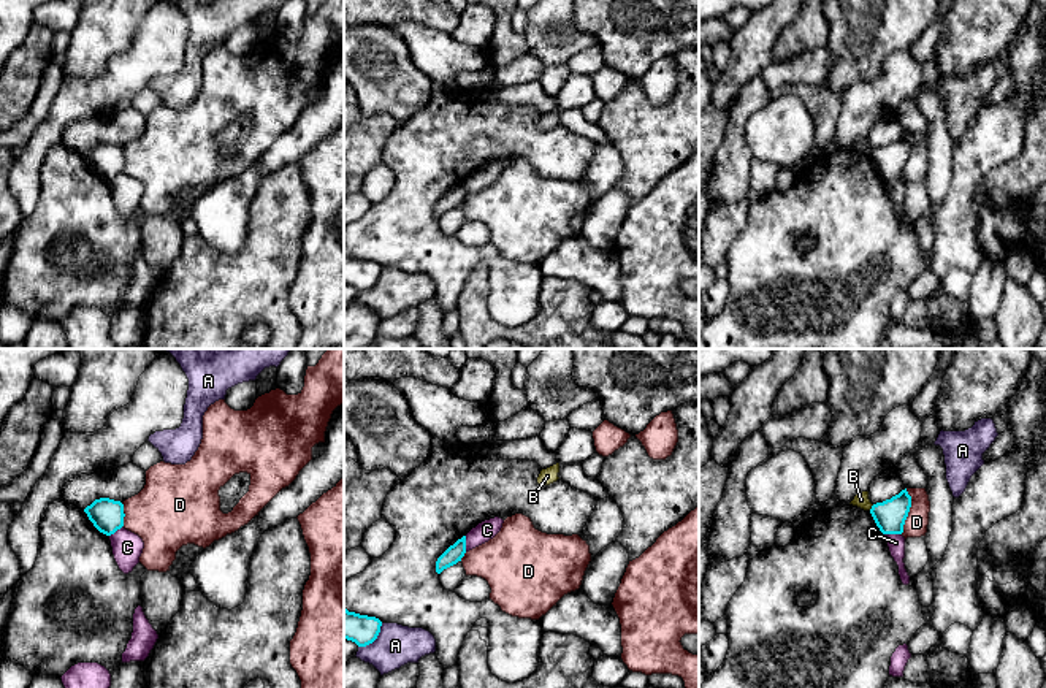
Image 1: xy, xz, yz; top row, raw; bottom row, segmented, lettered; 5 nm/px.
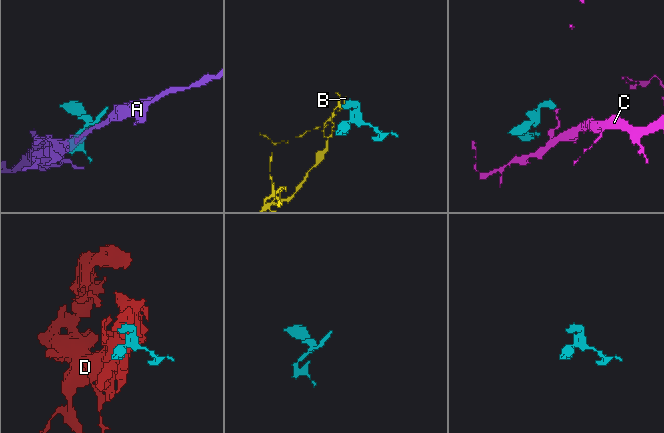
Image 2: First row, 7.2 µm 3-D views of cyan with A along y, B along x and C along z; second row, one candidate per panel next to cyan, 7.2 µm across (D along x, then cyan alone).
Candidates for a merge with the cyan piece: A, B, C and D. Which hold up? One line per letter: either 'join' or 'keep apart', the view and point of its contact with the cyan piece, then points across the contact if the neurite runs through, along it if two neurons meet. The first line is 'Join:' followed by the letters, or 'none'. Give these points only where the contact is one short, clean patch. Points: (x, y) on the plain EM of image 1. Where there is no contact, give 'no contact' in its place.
Join: none
A: keep apart; meets cyan in xz at (374, 284)
B: keep apart; meets cyan in yz at (872, 152); border along yz (874, 149), (869, 154)
C: keep apart; meets cyan in yz at (893, 178); border along yz (885, 178), (900, 179)
D: keep apart; meets cyan in yz at (908, 156); border along yz (907, 133), (910, 156), (900, 178)

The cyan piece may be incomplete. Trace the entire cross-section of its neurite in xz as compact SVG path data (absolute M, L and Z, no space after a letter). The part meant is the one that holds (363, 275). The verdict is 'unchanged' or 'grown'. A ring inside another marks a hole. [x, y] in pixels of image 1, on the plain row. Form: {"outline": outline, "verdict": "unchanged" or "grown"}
{"outline": "M344 252L344 284L355 287L358 292L372 289L380 277L380 271L379 263L349 257Z", "verdict": "unchanged"}

